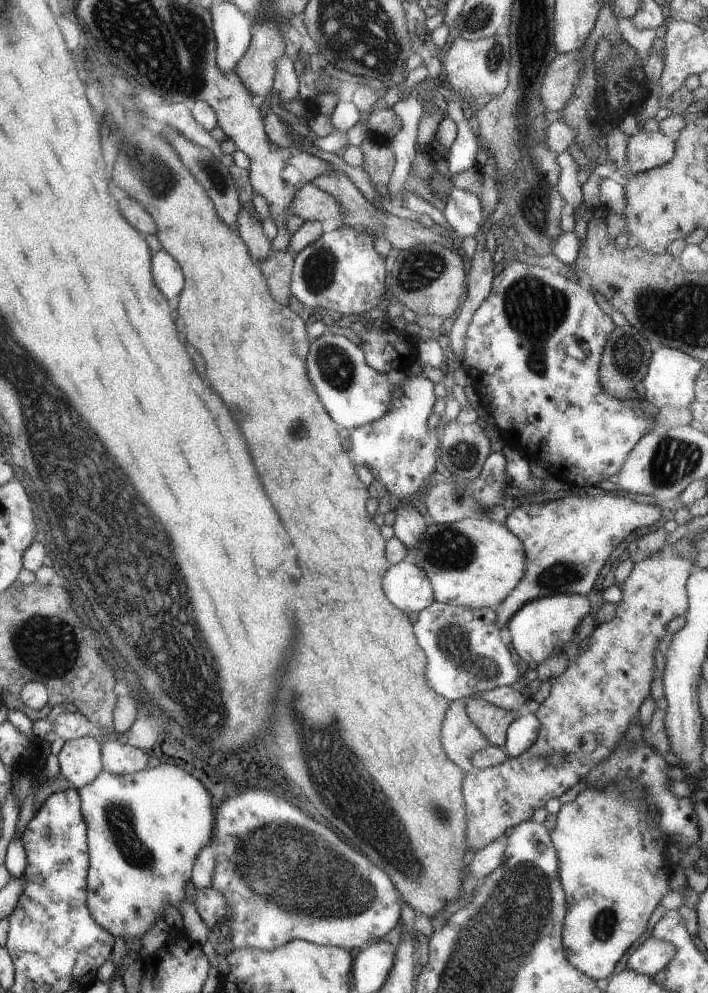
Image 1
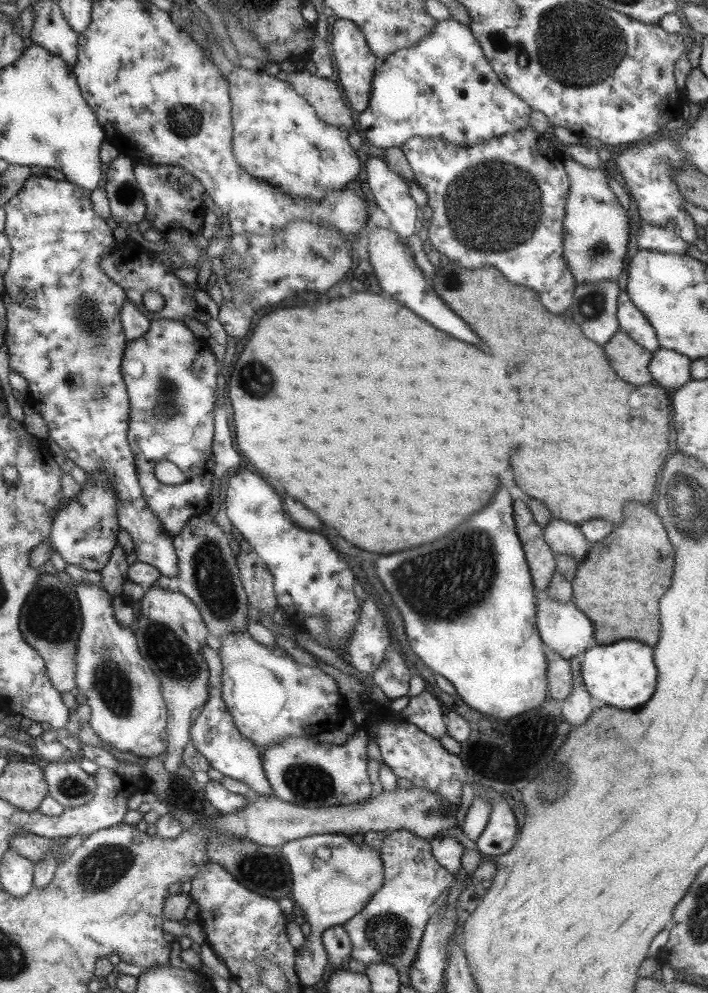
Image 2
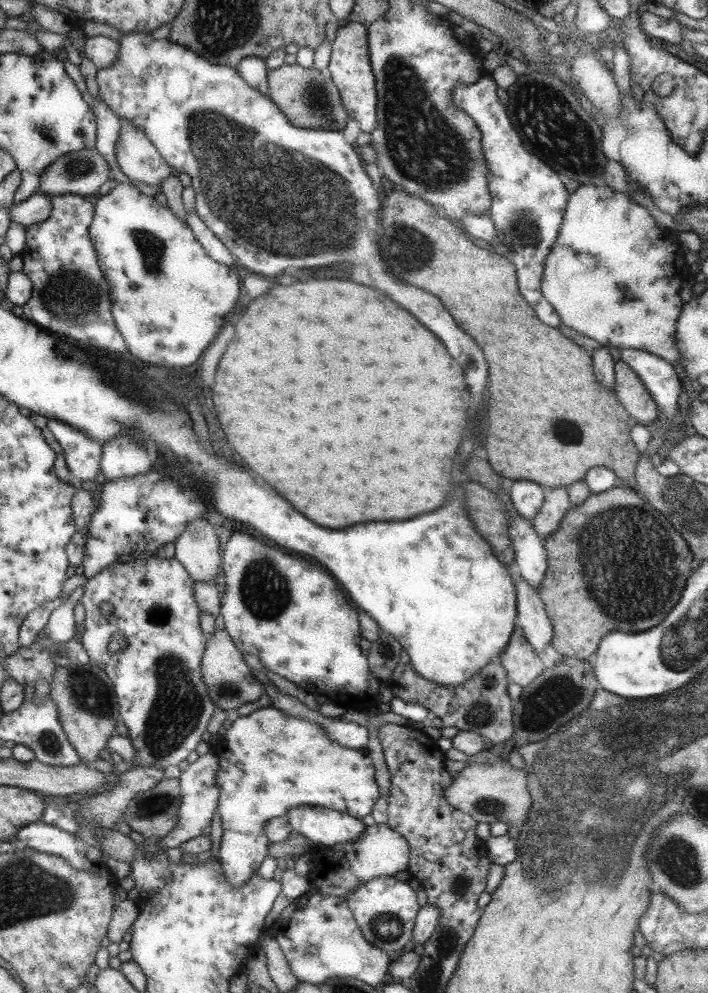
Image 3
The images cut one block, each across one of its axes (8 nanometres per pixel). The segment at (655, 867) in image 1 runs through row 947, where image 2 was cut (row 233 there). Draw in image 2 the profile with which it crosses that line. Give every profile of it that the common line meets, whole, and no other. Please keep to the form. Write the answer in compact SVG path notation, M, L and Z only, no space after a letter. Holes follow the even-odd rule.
M563 154L569 192L563 219L562 255L576 284L616 280L623 270L629 242L629 217L607 185L604 169L586 168Z

